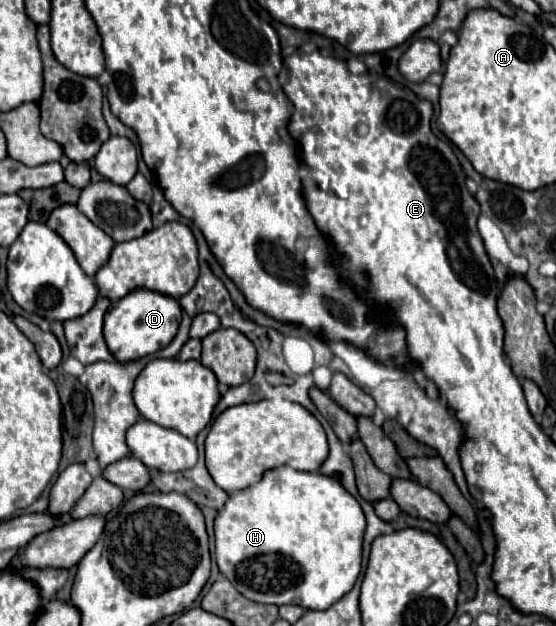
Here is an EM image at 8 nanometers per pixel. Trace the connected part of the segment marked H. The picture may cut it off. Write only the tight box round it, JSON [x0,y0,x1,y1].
[214,467,366,609]

